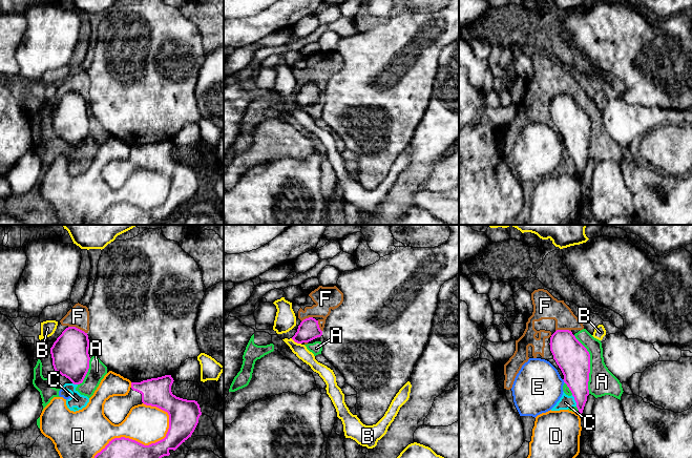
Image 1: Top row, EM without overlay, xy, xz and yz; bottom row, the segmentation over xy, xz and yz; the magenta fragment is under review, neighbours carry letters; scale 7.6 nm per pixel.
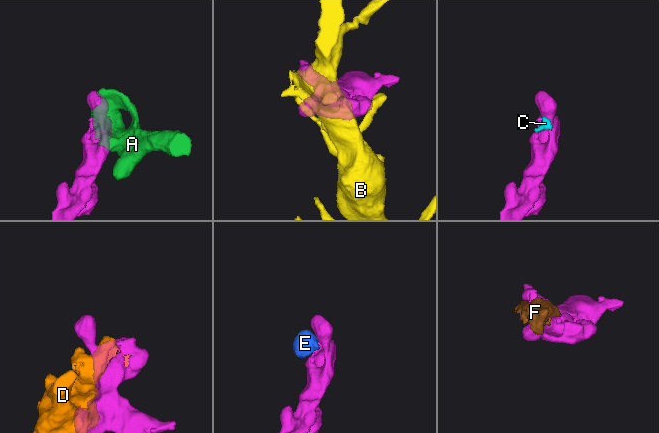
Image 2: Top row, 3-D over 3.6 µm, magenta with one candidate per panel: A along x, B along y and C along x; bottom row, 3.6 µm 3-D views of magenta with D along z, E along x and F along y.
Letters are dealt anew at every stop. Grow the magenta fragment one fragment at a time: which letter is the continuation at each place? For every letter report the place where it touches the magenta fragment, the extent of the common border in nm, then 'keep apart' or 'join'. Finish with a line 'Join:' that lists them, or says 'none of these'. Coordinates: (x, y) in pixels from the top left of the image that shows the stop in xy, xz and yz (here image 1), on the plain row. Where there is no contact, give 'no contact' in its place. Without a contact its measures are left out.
A: meets magenta in yz at (589, 129); contact 460 nm long; keep apart
B: meets magenta in xz at (296, 106); contact 90 nm long; keep apart
C: meets magenta in yz at (574, 164); contact 100 nm long; keep apart
D: meets magenta in xy at (140, 208); contact 700 nm long; keep apart
E: meets magenta in yz at (563, 144); contact 30 nm long; keep apart
F: meets magenta in xy at (77, 92); contact 160 nm long; keep apart
Join: none of these

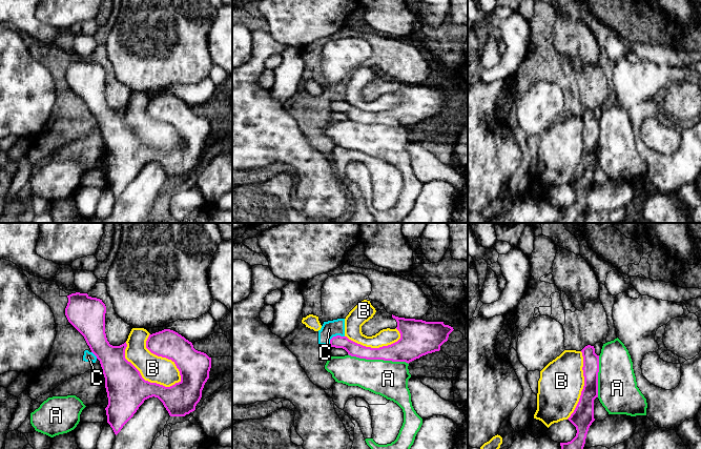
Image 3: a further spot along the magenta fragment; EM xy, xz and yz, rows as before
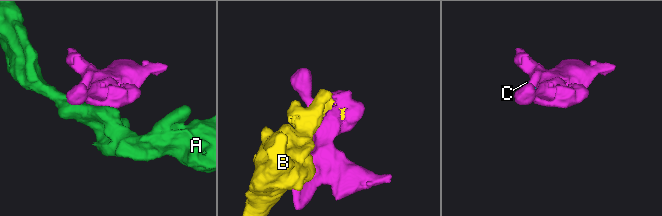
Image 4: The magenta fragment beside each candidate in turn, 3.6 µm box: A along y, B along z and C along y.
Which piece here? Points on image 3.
A: meets magenta in xz at (378, 123); contact 480 nm long; keep apart
B: meets magenta in xy at (143, 143); contact 550 nm long; keep apart
C: meets magenta in xz at (334, 101); contact 140 nm long; keep apart
Join: none of these

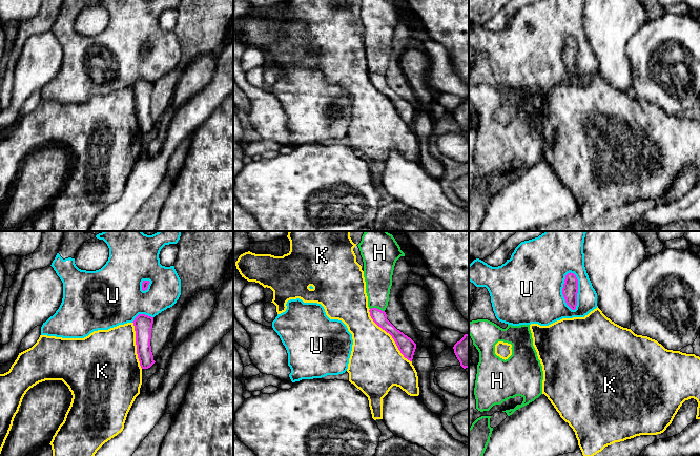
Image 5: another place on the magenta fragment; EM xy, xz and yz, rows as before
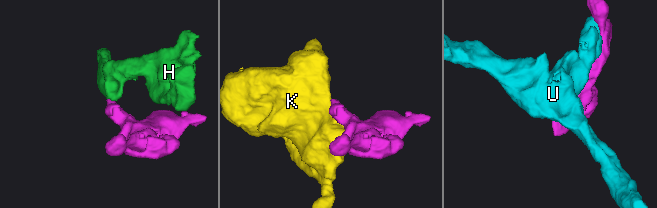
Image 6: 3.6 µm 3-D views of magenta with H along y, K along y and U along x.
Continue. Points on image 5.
H: meets magenta in xz at (376, 73); contact 110 nm long; keep apart
K: meets magenta in xz at (390, 99); contact 500 nm long; keep apart
U: meets magenta in yz at (577, 55); contact 300 nm long; keep apart
Join: none of these

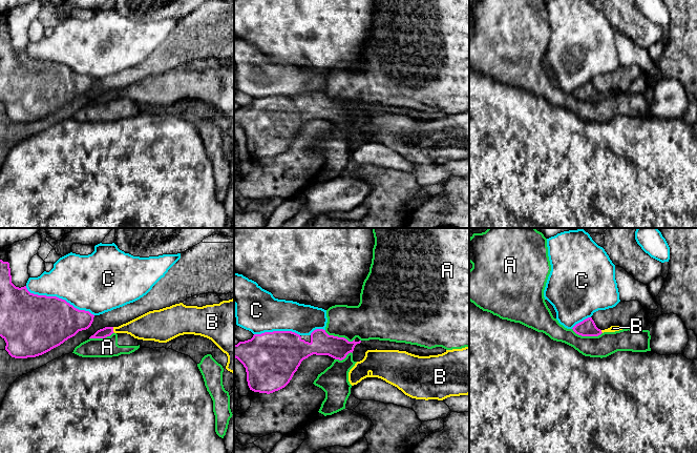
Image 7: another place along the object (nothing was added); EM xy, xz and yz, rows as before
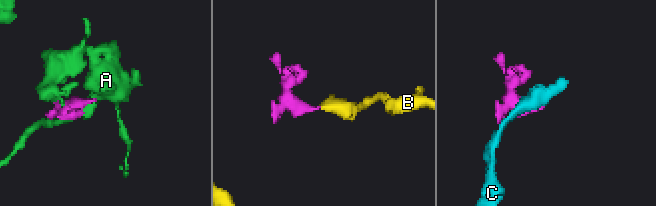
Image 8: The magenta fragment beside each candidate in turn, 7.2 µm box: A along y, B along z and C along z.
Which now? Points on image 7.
A: meets magenta in yz at (587, 100); contact 240 nm long; keep apart
B: meets magenta in xy at (112, 95); contact 50 nm long; join
C: meets magenta in xy at (58, 62); contact 550 nm long; keep apart
Join: B

